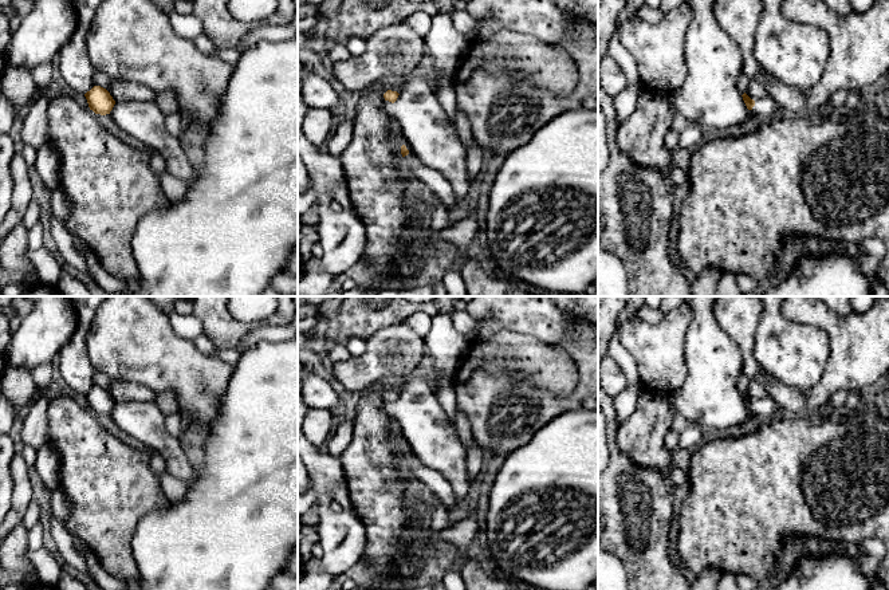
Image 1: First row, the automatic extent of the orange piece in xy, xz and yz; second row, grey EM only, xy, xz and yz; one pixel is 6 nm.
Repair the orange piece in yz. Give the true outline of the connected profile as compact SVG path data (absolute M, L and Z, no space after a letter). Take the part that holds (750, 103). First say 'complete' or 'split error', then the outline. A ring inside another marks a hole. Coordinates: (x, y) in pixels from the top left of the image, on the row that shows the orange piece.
split error; M746 93L742 95L747 109L754 117L759 119L774 119L778 117L778 111L782 110L778 103L771 98L751 99Z

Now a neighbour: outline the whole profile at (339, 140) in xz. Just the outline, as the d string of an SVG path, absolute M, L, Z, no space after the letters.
M346 118L330 135L326 141L324 152L330 156L339 158L341 154L350 145L354 135L354 118Z

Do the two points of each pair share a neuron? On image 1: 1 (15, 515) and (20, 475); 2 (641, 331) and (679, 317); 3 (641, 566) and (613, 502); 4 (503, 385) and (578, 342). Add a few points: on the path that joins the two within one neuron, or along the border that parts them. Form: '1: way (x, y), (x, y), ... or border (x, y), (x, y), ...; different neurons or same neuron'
1: way (19, 506), (20, 484); same neuron
2: way (650, 331), (664, 331), (669, 326); same neuron
3: way (636, 550), (636, 530), (624, 518); same neuron
4: way (534, 404), (567, 404), (583, 388), (583, 373); same neuron

